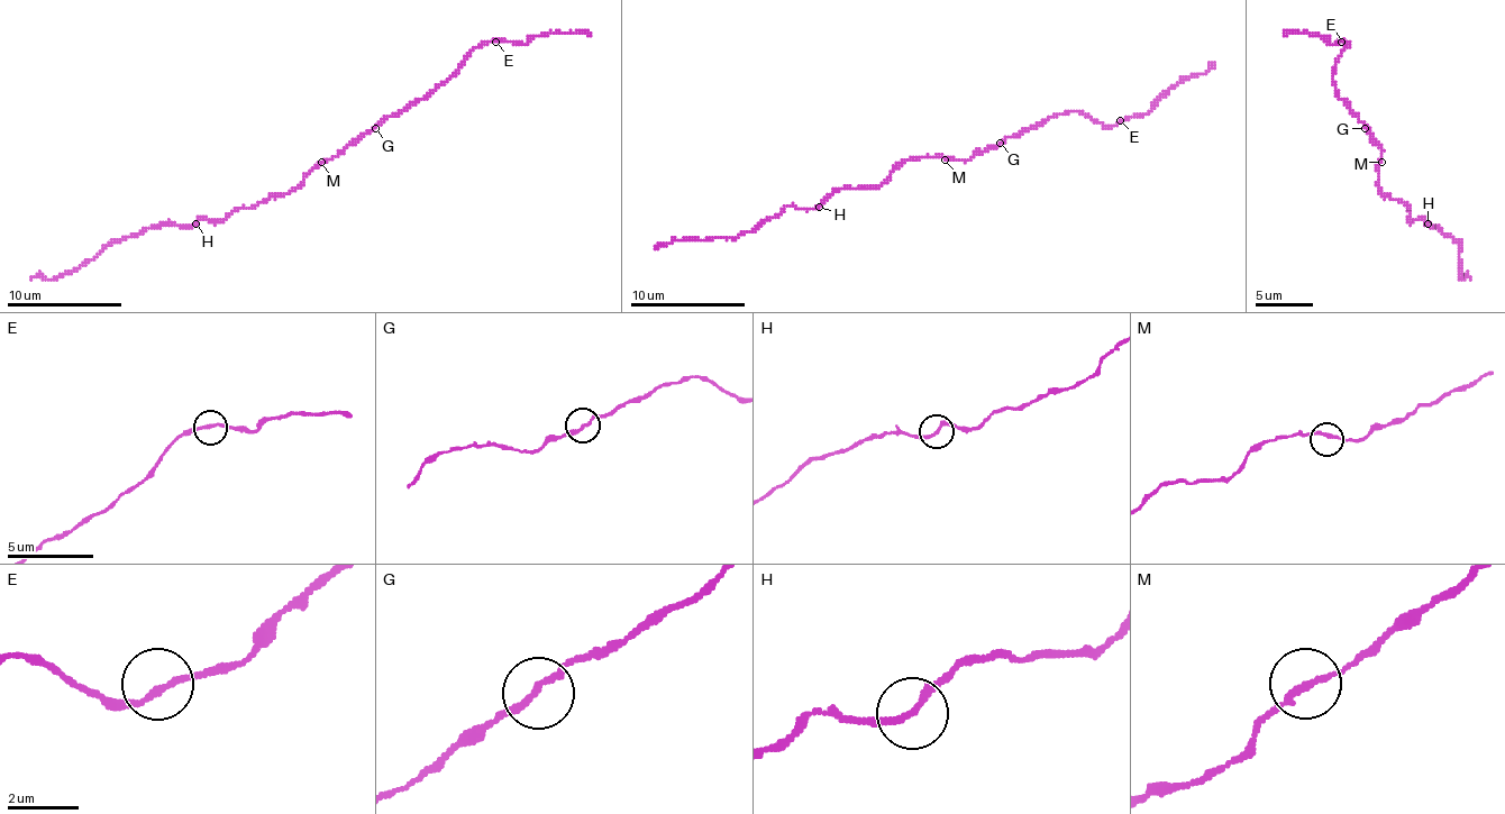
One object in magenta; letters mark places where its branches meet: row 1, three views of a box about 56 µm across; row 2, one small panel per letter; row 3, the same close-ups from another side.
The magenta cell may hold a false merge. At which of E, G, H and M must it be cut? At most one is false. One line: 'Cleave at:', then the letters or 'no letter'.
Cleave at: no letter

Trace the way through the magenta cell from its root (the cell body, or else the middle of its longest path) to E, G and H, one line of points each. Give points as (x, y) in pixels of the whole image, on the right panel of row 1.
E: (1378, 165), (1382, 151), (1370, 130), (1335, 90), (1332, 70), (1335, 58), (1347, 44), (1341, 42)
G: (1378, 165), (1382, 151), (1365, 128)
H: (1378, 165), (1378, 191), (1398, 199), (1410, 211), (1410, 219), (1428, 222)

